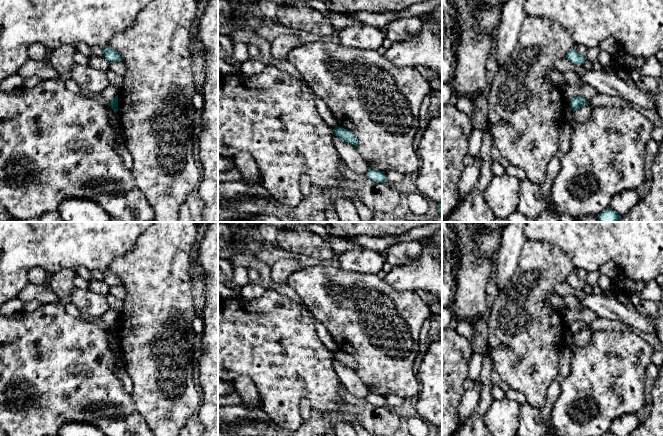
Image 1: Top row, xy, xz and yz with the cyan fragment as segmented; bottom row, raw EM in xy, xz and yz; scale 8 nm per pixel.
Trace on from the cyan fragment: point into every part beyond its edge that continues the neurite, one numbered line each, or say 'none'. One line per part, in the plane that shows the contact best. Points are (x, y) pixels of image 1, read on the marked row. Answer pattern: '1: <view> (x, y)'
none

